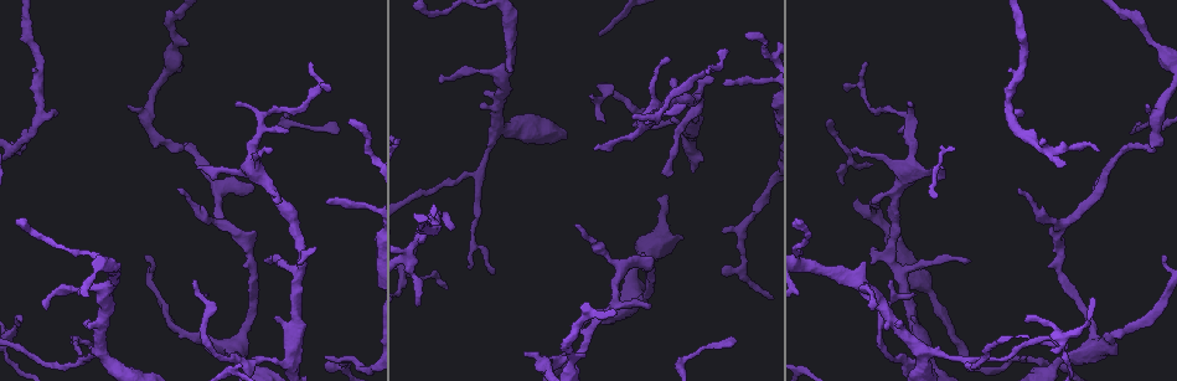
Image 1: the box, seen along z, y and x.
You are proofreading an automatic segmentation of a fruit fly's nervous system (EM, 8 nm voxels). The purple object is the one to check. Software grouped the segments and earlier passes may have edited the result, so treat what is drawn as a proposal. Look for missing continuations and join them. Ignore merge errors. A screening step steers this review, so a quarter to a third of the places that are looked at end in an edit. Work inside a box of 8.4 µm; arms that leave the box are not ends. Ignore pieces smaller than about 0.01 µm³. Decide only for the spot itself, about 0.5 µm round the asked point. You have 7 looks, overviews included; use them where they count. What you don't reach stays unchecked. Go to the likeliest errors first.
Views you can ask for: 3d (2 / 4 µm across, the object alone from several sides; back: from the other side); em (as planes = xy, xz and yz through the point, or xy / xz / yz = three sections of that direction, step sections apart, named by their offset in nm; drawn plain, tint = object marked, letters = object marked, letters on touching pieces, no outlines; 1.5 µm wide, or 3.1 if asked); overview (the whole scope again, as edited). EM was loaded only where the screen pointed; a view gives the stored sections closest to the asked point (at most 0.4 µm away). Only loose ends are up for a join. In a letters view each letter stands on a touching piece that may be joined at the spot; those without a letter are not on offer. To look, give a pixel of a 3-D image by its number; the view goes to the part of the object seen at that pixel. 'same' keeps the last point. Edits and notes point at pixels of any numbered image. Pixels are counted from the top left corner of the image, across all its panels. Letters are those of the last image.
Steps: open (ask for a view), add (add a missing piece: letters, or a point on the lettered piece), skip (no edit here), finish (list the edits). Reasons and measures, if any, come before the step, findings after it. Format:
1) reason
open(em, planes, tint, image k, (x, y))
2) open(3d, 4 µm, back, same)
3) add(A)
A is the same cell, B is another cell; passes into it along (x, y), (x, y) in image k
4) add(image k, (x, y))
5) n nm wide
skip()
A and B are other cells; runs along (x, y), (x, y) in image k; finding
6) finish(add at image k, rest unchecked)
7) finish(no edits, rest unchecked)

an open end
open(3d, 2 µm, image 1, (649, 309))

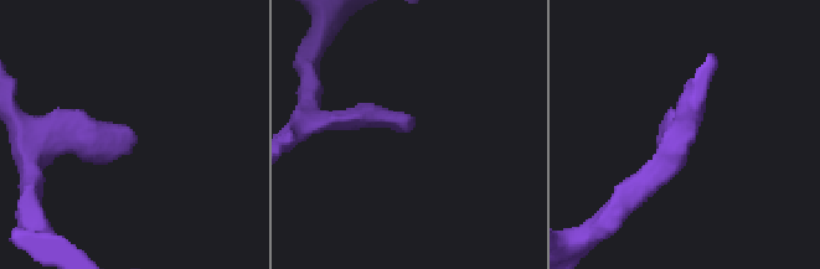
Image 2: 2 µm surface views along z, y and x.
open(em, planes, letters, image 2, (410, 127))

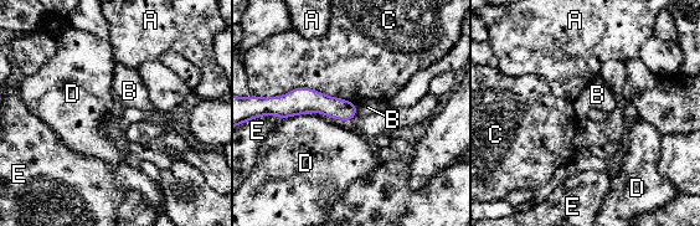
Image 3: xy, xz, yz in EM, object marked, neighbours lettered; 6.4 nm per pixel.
skip()
A, B, C, D and E are other cells; border along (355, 104), (356, 113) in image 3; none of them fits

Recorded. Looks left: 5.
branch stops here
open(em, xz, step 4, letters, image 1, (912, 104))

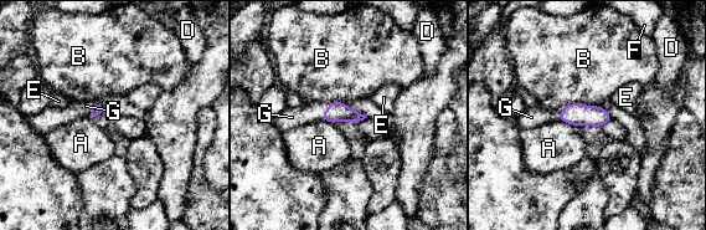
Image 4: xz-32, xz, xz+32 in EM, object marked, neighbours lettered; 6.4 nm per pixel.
another direction
open(em, planes, letters, same)

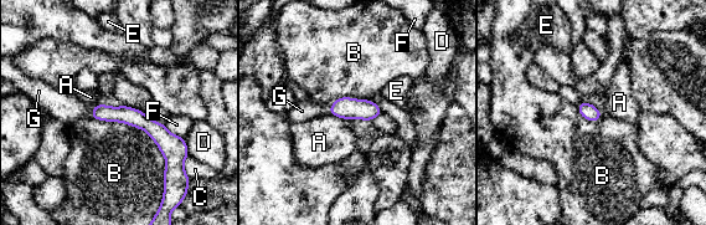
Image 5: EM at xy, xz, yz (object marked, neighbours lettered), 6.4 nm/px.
100 nm wide
add(image 5, (302, 111))
G is the same cell, A, B, C, D, E and F are other cells; passes into it along (348, 108), (329, 107), (302, 111) in image 5; the cell continues

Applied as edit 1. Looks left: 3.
finish(add at image 5, rest unchecked)

